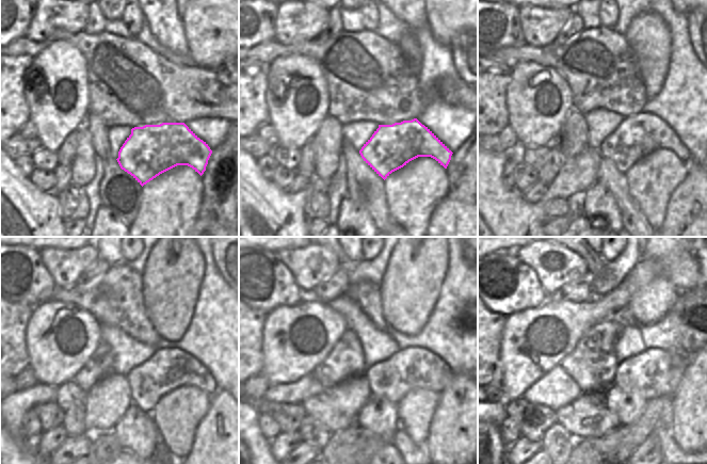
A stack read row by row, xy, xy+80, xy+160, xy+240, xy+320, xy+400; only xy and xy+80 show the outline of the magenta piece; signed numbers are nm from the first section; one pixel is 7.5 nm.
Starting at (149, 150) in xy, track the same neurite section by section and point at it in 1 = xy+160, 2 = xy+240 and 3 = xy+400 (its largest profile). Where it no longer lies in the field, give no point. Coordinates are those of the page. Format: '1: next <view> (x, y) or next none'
1: next xy+160 (638, 136)
2: next xy+240 (167, 369)
3: next xy+400 (649, 372)

